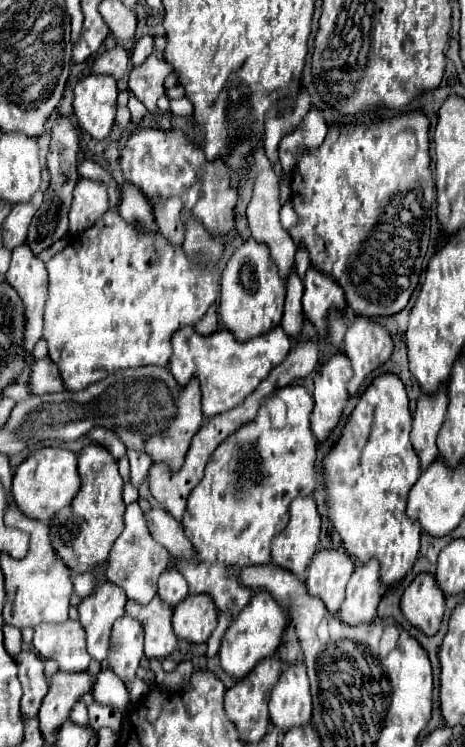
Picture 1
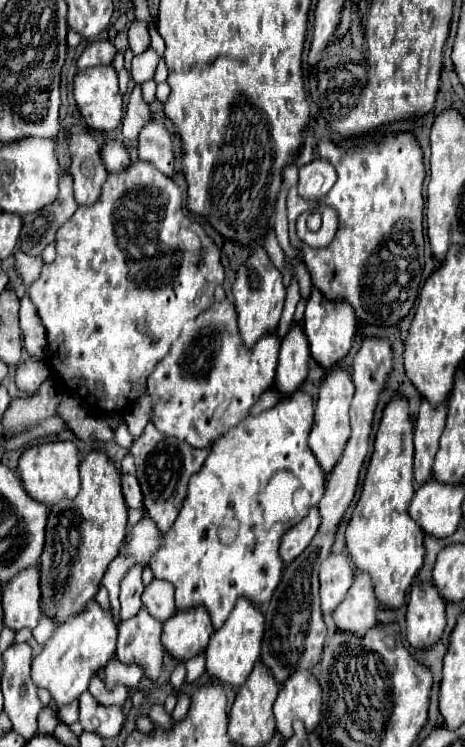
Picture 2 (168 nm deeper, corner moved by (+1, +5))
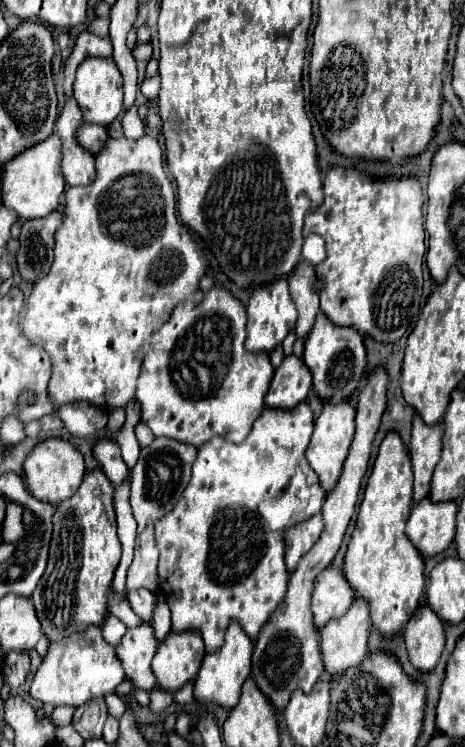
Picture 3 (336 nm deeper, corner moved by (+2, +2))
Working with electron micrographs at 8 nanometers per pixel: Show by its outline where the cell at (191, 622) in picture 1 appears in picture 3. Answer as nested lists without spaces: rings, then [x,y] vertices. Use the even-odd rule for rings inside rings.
[[[169,632],[159,644],[151,668],[161,688],[177,690],[197,676],[203,656],[205,644],[199,632]]]

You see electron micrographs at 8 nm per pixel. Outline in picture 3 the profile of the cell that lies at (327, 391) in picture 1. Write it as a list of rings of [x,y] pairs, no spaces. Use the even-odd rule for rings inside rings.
[[[325,402],[321,416],[315,422],[311,444],[307,448],[307,460],[309,460],[309,466],[317,472],[319,482],[327,492],[333,490],[333,486],[341,474],[349,444],[353,440],[353,432],[355,432],[355,408],[349,402],[341,402],[341,404]]]

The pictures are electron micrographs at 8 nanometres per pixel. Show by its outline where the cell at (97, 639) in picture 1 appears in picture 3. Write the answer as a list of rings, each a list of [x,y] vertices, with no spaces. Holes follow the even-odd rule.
[[[92,625],[84,632],[73,634],[59,642],[51,642],[47,656],[33,674],[29,694],[35,700],[53,706],[79,706],[87,700],[113,694],[115,688],[125,680],[125,672],[121,660],[117,658],[115,646],[103,641],[101,628]]]

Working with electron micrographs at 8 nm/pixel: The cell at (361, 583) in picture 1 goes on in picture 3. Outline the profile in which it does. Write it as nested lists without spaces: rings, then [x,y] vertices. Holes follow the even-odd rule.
[[[355,598],[349,610],[341,618],[329,620],[319,634],[321,634],[321,652],[325,660],[325,670],[331,676],[337,676],[337,672],[345,672],[345,668],[359,666],[361,660],[367,656],[367,638],[371,632],[371,620],[369,620],[369,604],[361,598]]]

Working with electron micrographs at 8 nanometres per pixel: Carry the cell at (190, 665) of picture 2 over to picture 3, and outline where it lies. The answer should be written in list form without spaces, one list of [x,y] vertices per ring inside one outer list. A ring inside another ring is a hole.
[[[185,682],[175,694],[173,694],[173,698],[175,698],[175,702],[179,702],[179,704],[187,704],[187,702],[193,702],[193,682]]]

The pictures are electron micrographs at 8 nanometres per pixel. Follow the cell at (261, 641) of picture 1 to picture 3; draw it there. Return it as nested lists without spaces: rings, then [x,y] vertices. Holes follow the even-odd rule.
[[[229,622],[227,630],[225,630],[225,642],[219,650],[209,652],[199,668],[199,674],[195,678],[195,698],[201,702],[215,702],[227,708],[233,708],[239,700],[241,694],[241,686],[245,682],[245,678],[251,672],[251,654],[253,654],[253,642],[251,638],[245,634],[245,630],[241,628],[241,624],[237,622]]]

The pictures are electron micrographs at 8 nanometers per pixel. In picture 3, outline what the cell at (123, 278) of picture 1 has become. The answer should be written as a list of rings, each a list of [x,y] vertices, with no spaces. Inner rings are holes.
[[[145,134],[139,140],[111,138],[109,144],[95,158],[97,158],[97,178],[93,180],[93,184],[89,188],[69,188],[67,190],[65,222],[55,234],[55,250],[53,250],[55,258],[53,258],[51,270],[45,274],[45,278],[41,278],[39,282],[33,284],[31,296],[25,302],[23,312],[21,312],[21,324],[23,324],[25,336],[33,344],[41,346],[51,356],[51,362],[53,362],[53,374],[51,374],[51,380],[49,380],[49,402],[51,404],[63,406],[63,404],[69,404],[69,402],[89,402],[89,404],[99,406],[103,410],[113,410],[113,408],[127,406],[135,398],[137,376],[139,376],[145,346],[147,346],[147,338],[171,318],[171,314],[173,314],[173,310],[179,302],[185,302],[185,300],[197,302],[197,300],[203,298],[203,290],[199,288],[199,282],[205,276],[205,262],[203,262],[199,248],[197,248],[195,240],[191,238],[187,226],[183,226],[177,220],[175,188],[173,188],[173,182],[169,180],[169,176],[163,168],[163,150],[153,136]]]

